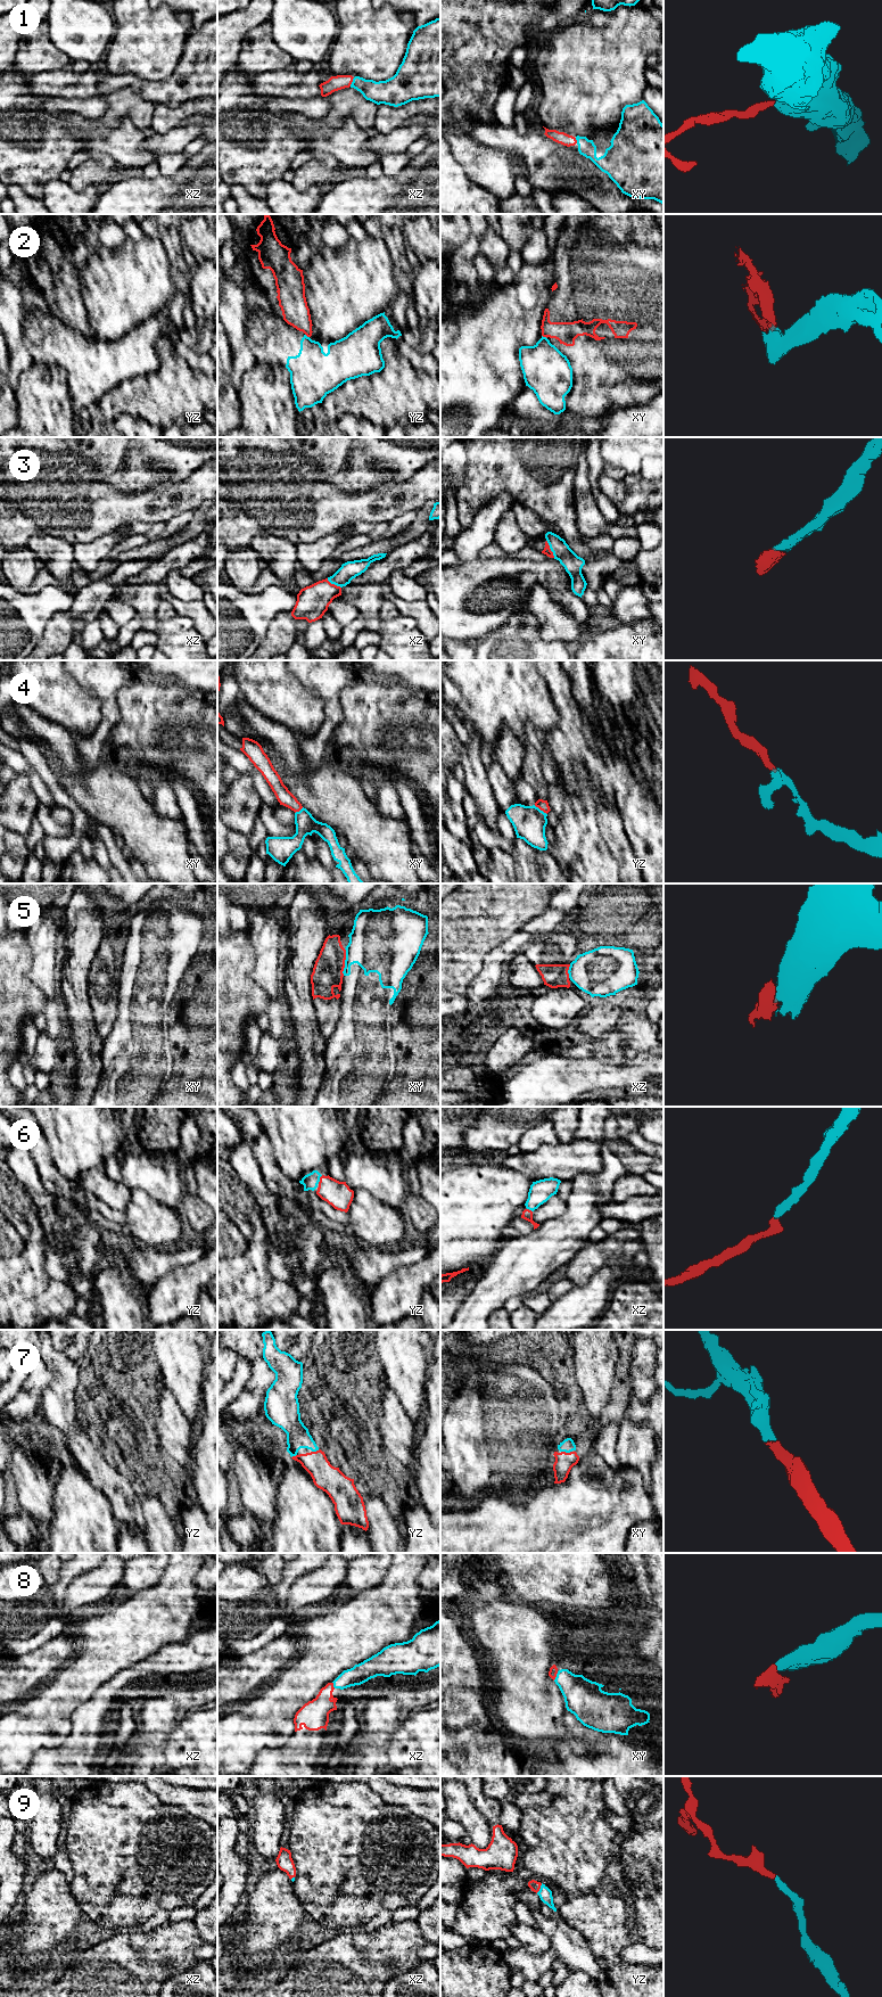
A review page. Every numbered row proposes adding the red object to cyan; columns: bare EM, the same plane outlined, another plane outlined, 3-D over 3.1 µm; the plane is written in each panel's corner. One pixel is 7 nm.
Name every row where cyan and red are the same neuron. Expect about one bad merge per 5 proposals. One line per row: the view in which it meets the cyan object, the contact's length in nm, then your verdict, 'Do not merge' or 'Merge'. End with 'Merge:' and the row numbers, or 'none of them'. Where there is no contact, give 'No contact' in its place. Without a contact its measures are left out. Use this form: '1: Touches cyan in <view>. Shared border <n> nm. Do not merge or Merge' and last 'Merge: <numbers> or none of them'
1: Touches cyan in xz. Shared border 70 nm. Merge
2: Touches cyan in xy. Shared border 50 nm. Do not merge
3: Touches cyan in xy. Shared border 140 nm. Merge
4: Touches cyan in yz. Shared border 120 nm. Merge
5: Touches cyan in xy. Shared border 190 nm. Do not merge
6: Touches cyan in yz. Shared border 70 nm. Merge
7: Touches cyan in xy. Shared border 80 nm. Merge
8: Touches cyan in xy. Shared border 70 nm. Merge
9: Touches cyan in yz. Shared border 80 nm. Merge
Merge: 1, 3, 4, 6, 7, 8, 9

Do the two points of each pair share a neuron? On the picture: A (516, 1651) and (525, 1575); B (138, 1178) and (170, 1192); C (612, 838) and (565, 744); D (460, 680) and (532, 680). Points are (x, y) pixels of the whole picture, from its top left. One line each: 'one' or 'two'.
A: two
B: one
C: two
D: one

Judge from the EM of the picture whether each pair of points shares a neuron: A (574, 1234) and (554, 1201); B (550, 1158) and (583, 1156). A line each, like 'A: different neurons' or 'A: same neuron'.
A: different neurons
B: same neuron

